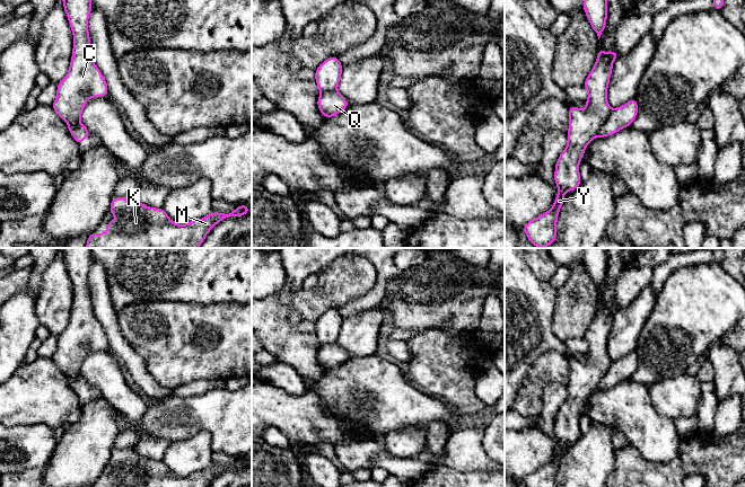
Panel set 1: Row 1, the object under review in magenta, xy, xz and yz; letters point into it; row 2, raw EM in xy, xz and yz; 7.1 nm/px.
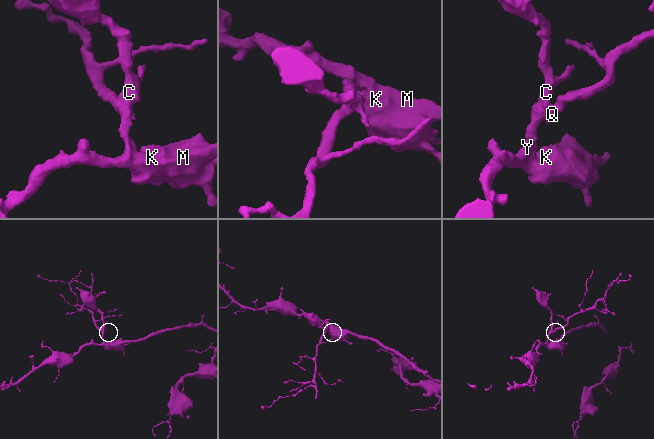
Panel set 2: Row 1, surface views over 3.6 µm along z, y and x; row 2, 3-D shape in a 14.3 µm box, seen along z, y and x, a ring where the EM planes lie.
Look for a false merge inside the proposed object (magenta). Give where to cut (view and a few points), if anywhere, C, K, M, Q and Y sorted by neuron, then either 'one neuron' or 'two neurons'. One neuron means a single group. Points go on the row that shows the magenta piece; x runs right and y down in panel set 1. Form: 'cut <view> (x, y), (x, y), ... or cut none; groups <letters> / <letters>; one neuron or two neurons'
cut yz (612, 109), (596, 135); groups C K M Y / Q; two neurons

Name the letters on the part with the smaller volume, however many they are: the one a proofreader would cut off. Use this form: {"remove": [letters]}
{"remove": ["Q"]}

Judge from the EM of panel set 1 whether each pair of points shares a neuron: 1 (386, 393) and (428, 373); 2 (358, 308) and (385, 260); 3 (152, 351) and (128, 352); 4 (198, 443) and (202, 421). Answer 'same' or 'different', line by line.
1: different
2: same
3: different
4: different

